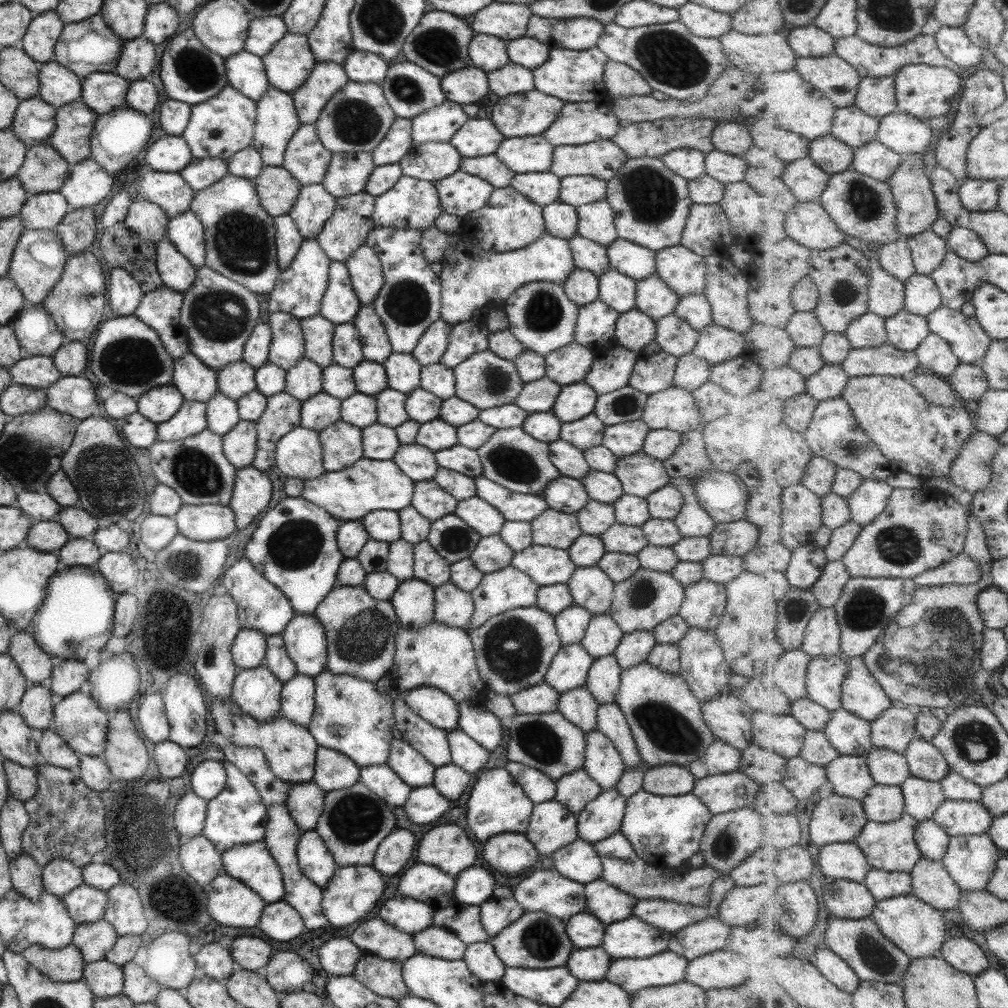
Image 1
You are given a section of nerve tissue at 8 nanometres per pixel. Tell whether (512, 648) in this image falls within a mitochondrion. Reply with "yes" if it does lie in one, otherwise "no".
yes

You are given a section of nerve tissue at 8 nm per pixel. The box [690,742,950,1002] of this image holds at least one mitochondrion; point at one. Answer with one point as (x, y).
(879, 959)

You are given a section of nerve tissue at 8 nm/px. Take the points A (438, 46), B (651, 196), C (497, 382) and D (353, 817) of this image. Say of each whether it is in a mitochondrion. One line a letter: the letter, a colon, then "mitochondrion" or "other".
A: mitochondrion
B: mitochondrion
C: mitochondrion
D: mitochondrion

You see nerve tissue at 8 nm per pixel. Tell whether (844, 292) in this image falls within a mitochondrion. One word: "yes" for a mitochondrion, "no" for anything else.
yes

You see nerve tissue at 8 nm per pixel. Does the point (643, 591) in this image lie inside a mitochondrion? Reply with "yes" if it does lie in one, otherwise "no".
yes

